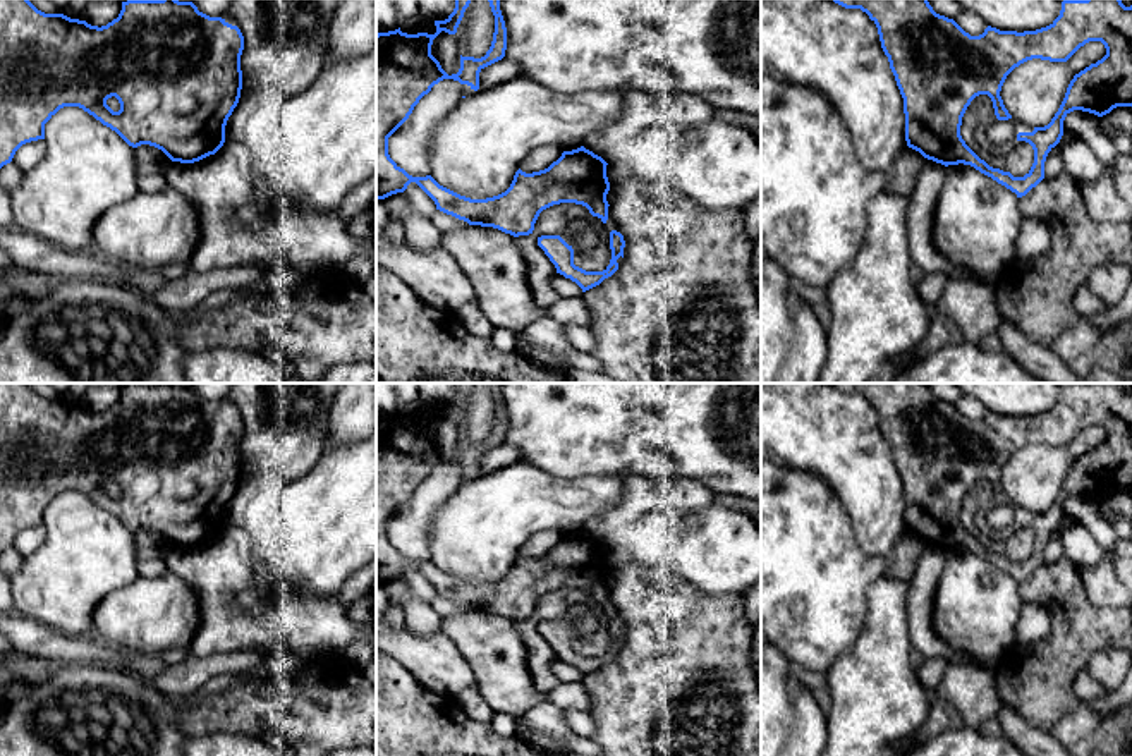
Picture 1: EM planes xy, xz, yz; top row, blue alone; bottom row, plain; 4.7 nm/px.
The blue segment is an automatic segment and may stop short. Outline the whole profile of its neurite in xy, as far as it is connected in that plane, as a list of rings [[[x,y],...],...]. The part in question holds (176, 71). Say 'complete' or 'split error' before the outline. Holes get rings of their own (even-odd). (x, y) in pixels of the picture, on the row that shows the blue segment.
complete; [[[0,0],[0,168],[22,144],[45,139],[45,124],[64,107],[82,108],[129,146],[155,146],[172,162],[194,163],[215,155],[240,98],[242,50],[237,26],[199,12],[192,2],[127,0],[117,19],[98,27],[64,14],[45,14],[29,0]]]

